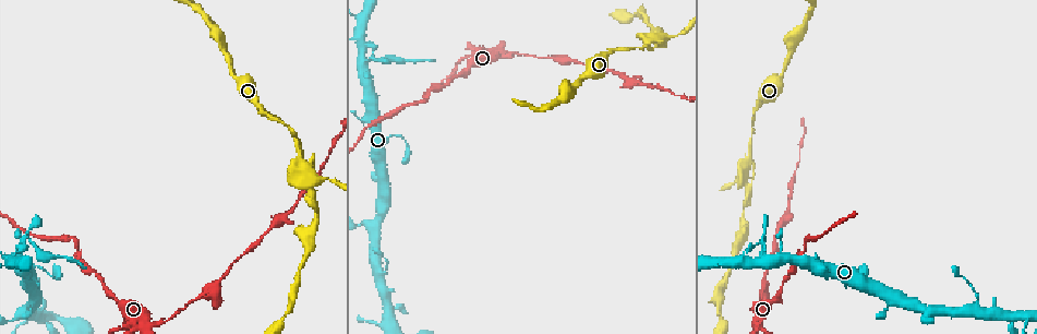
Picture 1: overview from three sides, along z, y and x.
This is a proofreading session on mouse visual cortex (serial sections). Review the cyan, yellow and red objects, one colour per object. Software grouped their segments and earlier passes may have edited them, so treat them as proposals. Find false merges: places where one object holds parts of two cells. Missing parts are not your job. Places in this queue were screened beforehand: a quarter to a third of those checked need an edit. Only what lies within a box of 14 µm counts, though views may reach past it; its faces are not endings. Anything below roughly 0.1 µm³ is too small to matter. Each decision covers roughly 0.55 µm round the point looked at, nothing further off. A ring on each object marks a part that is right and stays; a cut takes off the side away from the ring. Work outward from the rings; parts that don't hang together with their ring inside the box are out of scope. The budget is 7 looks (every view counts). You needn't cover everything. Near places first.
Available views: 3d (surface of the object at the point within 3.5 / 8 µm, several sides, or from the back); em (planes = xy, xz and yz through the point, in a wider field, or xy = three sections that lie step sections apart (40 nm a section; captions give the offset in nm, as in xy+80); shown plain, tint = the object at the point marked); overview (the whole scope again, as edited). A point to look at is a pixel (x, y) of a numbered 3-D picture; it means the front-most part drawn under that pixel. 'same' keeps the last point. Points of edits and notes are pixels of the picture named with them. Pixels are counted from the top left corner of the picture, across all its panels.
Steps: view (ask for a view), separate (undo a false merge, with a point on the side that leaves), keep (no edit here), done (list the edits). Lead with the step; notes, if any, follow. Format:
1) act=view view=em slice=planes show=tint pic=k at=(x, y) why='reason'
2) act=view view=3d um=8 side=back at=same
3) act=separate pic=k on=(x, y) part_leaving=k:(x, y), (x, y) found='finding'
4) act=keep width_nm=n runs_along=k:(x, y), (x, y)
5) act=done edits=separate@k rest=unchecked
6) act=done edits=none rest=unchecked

act=view view=3d um=3.5 pic=1 at=(764, 238) why='abrupt turn'

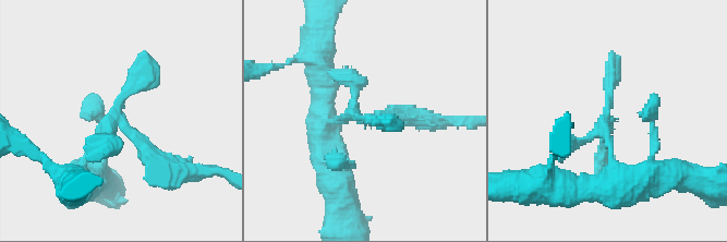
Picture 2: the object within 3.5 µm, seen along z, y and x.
act=view view=em slice=xy step=2 show=tint pic=2 at=(361, 114)

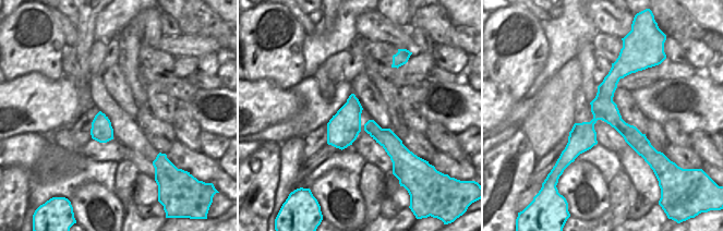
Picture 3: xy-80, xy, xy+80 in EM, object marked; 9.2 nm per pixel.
act=view view=em slice=xy step=5 show=tint at=same why='cut it another way'

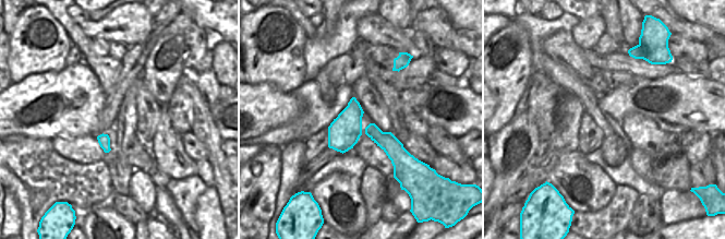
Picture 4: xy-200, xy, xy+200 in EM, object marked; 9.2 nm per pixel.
act=separate pic=2 on=(600, 158) part_leaving=2:(123, 126), (164, 166), (214, 169) found='a second cell is stuck on'

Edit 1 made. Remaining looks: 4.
act=view view=em slice=planes show=tint pic=1 at=(76, 240) why='abrupt turn'

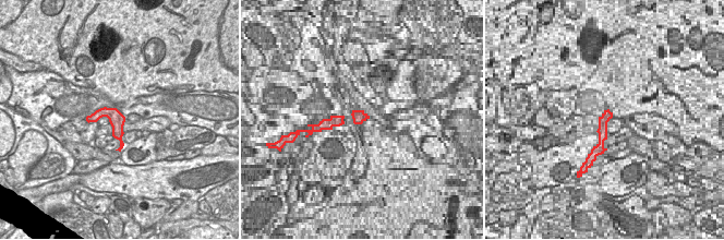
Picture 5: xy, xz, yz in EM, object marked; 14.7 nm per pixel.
act=view view=3d um=3.5 side=back at=same why='wider look'

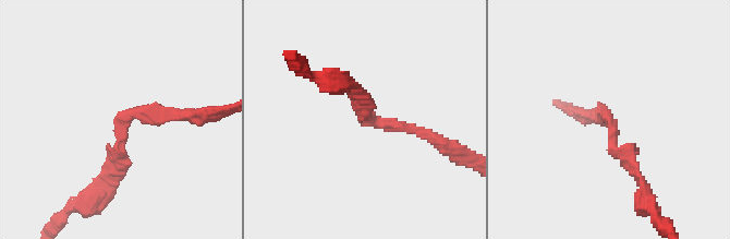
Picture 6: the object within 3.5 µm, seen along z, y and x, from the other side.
act=keep found='all the same cell'

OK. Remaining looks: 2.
act=done edits=separate@2 rest=unchecked

